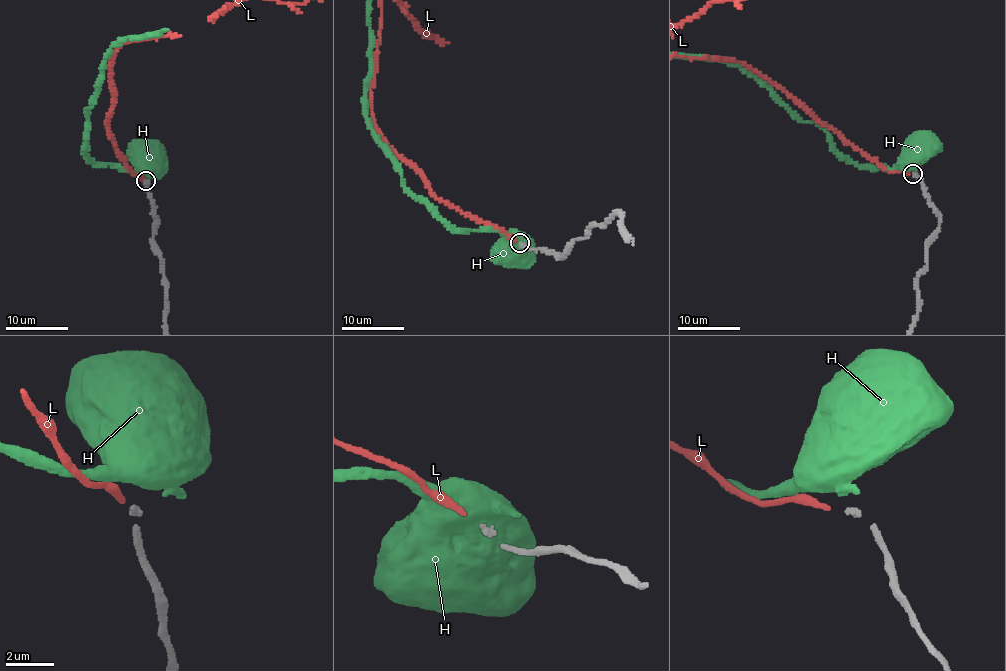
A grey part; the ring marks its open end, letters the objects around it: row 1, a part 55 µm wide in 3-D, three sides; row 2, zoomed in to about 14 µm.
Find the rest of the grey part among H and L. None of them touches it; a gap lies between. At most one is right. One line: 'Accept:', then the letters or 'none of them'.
Accept: L

